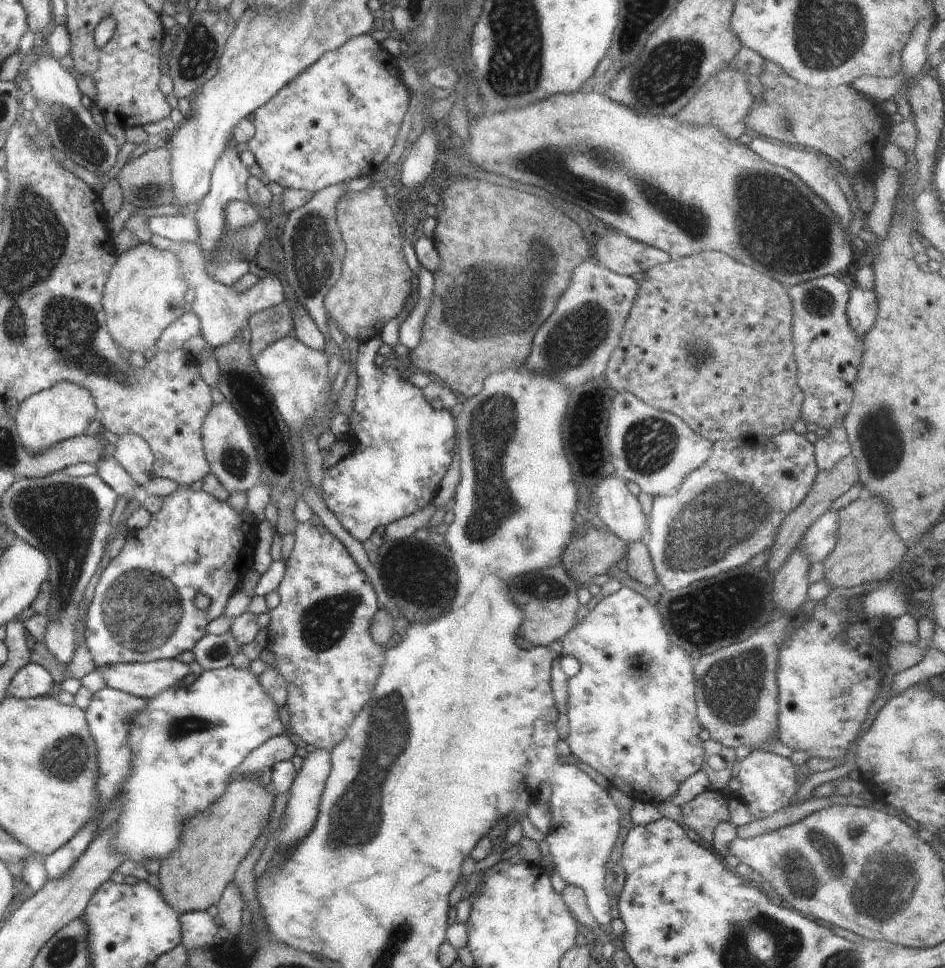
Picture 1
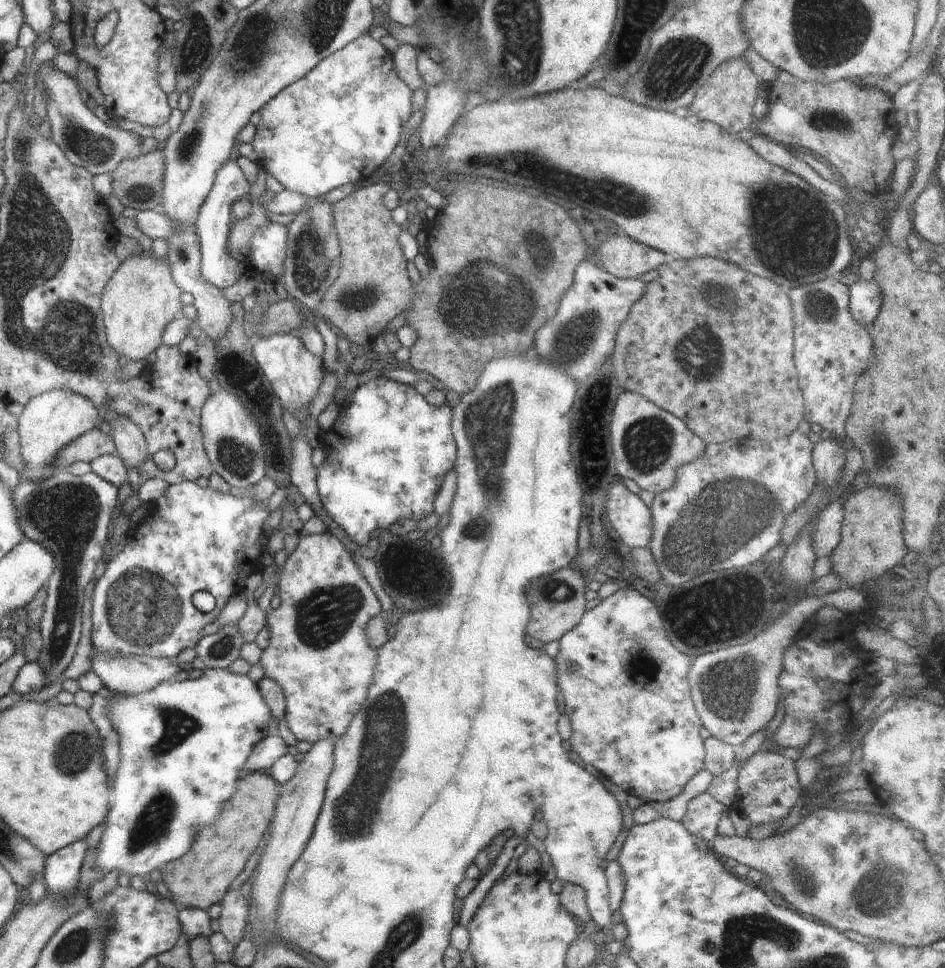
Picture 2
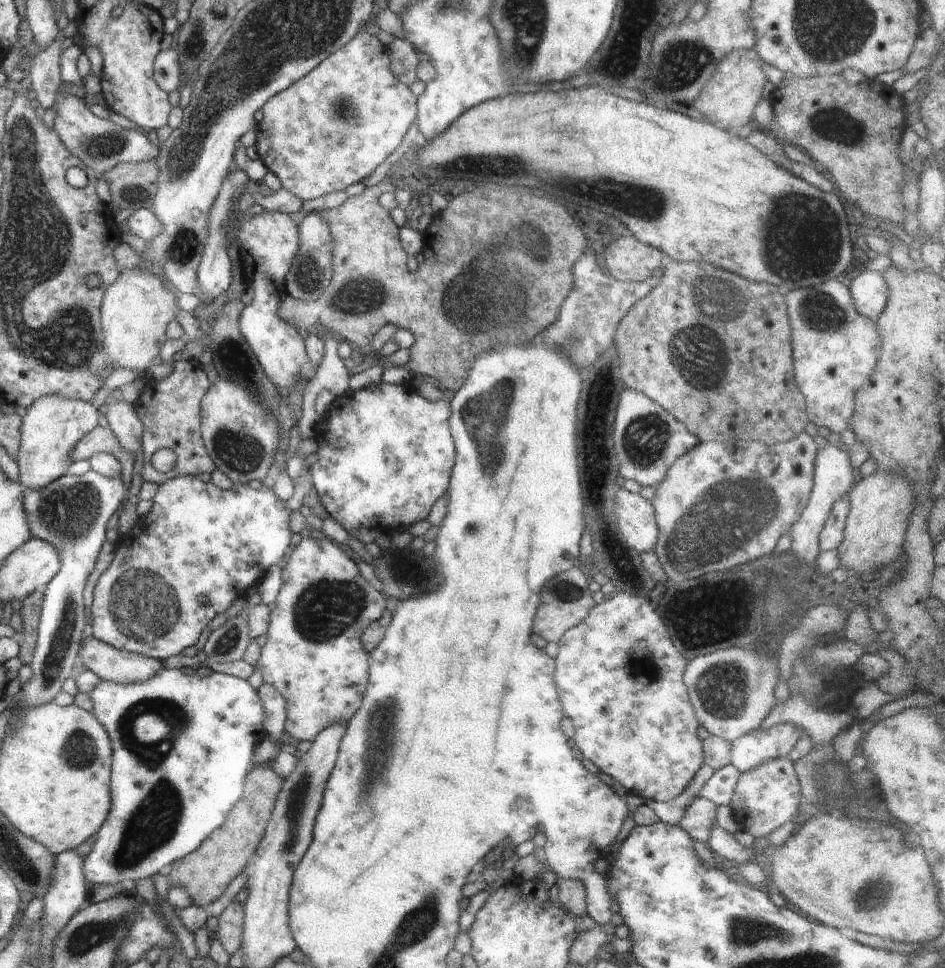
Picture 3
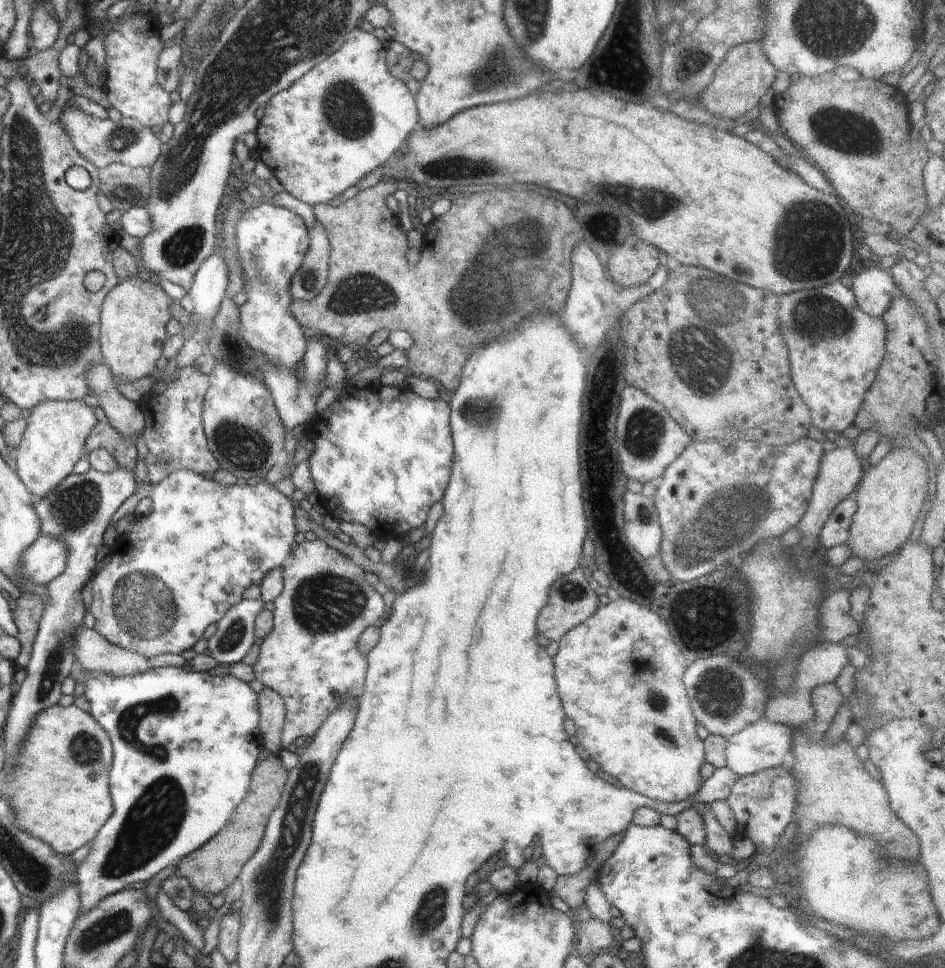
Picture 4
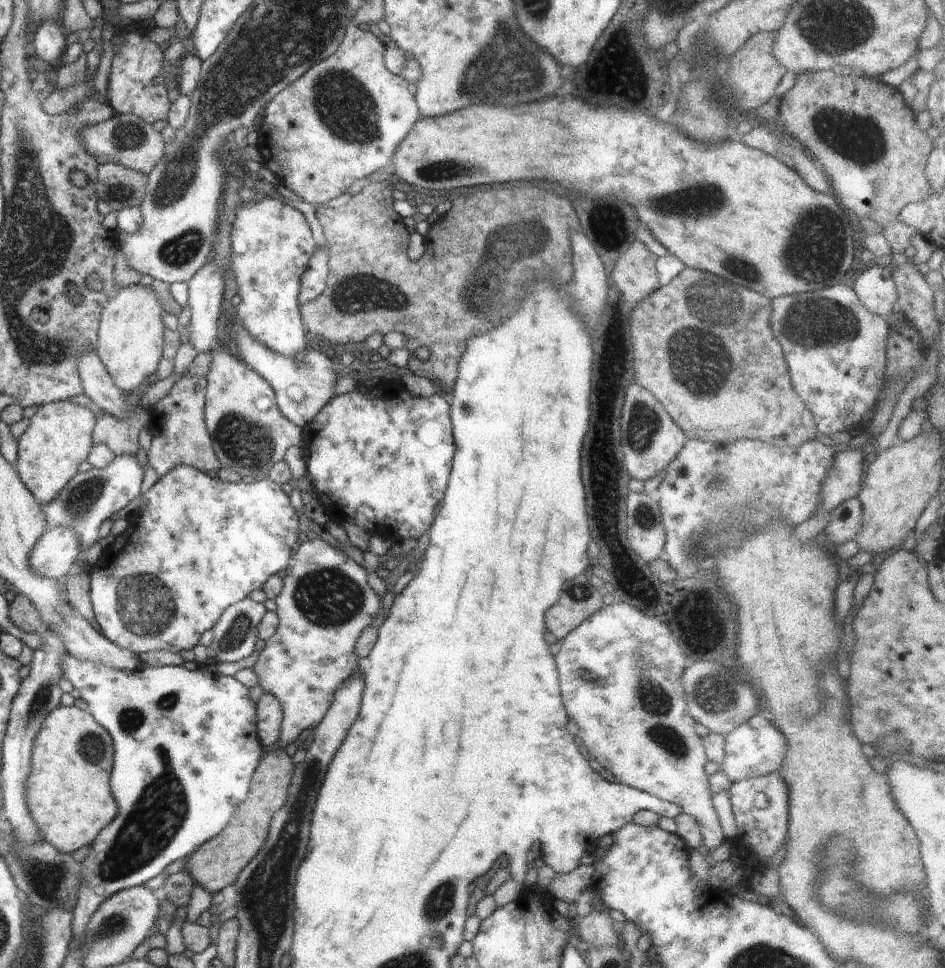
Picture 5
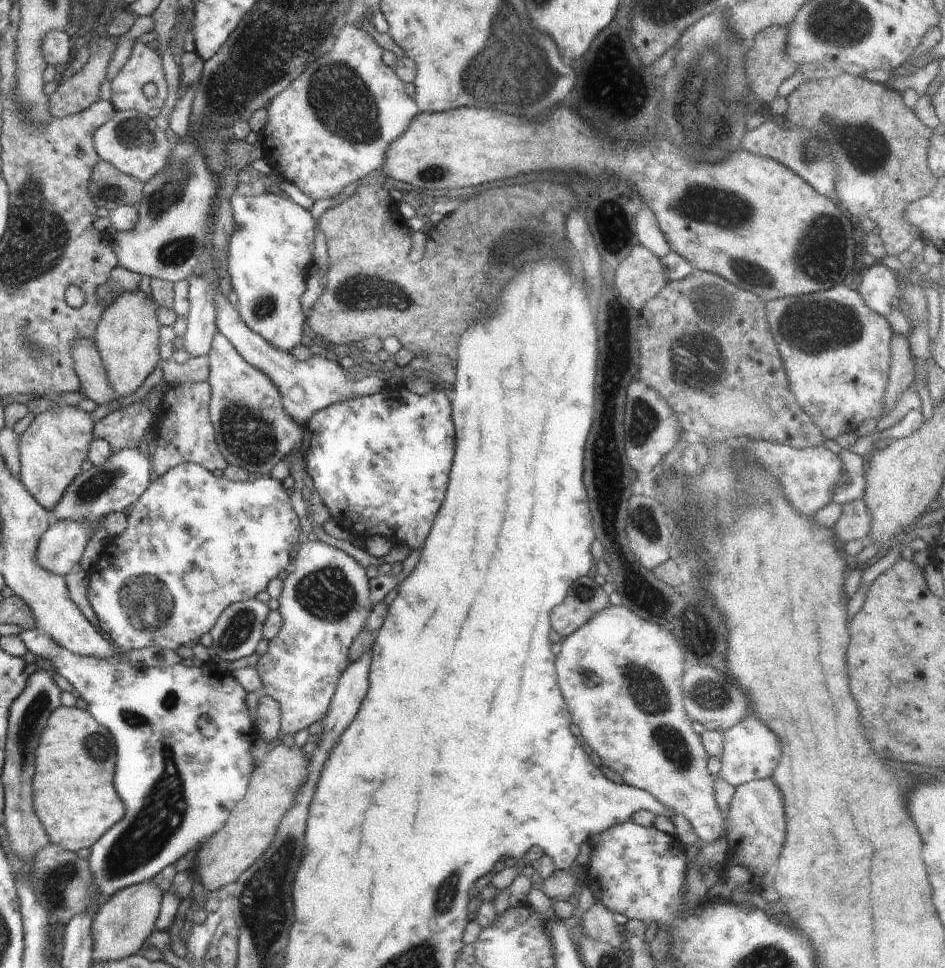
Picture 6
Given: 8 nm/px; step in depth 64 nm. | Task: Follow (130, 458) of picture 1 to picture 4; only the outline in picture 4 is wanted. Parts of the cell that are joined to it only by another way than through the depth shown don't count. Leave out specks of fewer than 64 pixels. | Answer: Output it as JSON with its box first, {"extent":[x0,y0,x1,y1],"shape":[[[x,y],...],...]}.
{"extent":[86,362,147,441],"shape":[[[102,362],[90,364],[86,368],[86,382],[91,390],[88,394],[98,398],[100,408],[110,420],[110,424],[114,424],[124,436],[136,441],[138,434],[147,426],[146,418],[136,402],[128,400],[118,391],[113,375],[111,369]]]}

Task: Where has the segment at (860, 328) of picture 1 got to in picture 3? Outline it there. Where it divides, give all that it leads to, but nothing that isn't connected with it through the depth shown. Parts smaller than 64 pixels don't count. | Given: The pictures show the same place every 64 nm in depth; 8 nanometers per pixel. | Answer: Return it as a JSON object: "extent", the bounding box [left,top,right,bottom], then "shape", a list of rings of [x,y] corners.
{"extent":[849,270,888,321],"shape":[[[863,270],[849,288],[854,307],[859,314],[877,321],[888,304],[888,284],[880,272]]]}

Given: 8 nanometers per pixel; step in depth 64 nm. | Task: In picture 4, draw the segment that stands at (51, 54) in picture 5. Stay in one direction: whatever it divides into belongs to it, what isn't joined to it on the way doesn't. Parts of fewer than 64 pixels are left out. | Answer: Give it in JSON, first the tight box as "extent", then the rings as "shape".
{"extent":[32,3,61,52],"shape":[[[34,3],[32,8],[32,38],[34,39],[34,47],[38,52],[44,52],[48,48],[54,46],[54,42],[60,37],[61,25],[59,21],[50,16],[50,12],[46,10],[43,4]]]}

